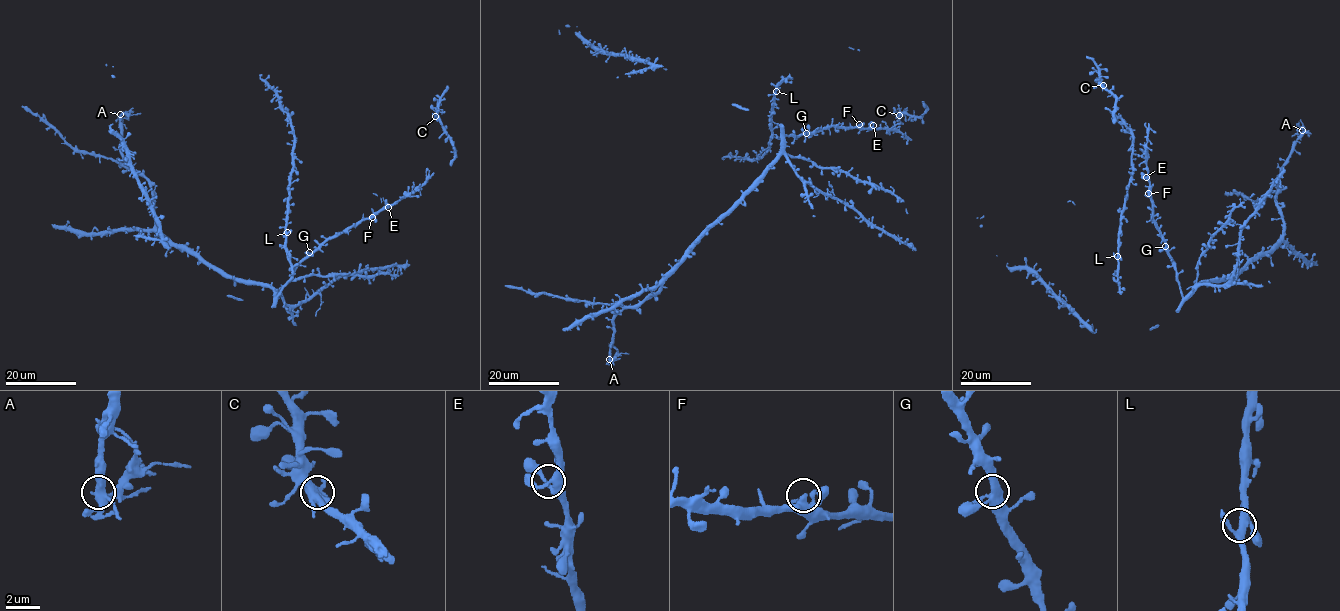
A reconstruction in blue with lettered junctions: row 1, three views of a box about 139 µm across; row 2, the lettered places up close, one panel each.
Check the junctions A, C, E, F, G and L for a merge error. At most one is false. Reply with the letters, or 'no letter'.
A

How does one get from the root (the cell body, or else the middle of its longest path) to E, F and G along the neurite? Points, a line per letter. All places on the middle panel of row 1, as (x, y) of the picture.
E: (775, 158), (784, 136), (793, 137), (833, 126), (866, 128), (873, 125)
F: (775, 158), (784, 136), (793, 137), (833, 126), (848, 128), (859, 124)
G: (775, 158), (783, 136), (795, 138), (806, 133)

